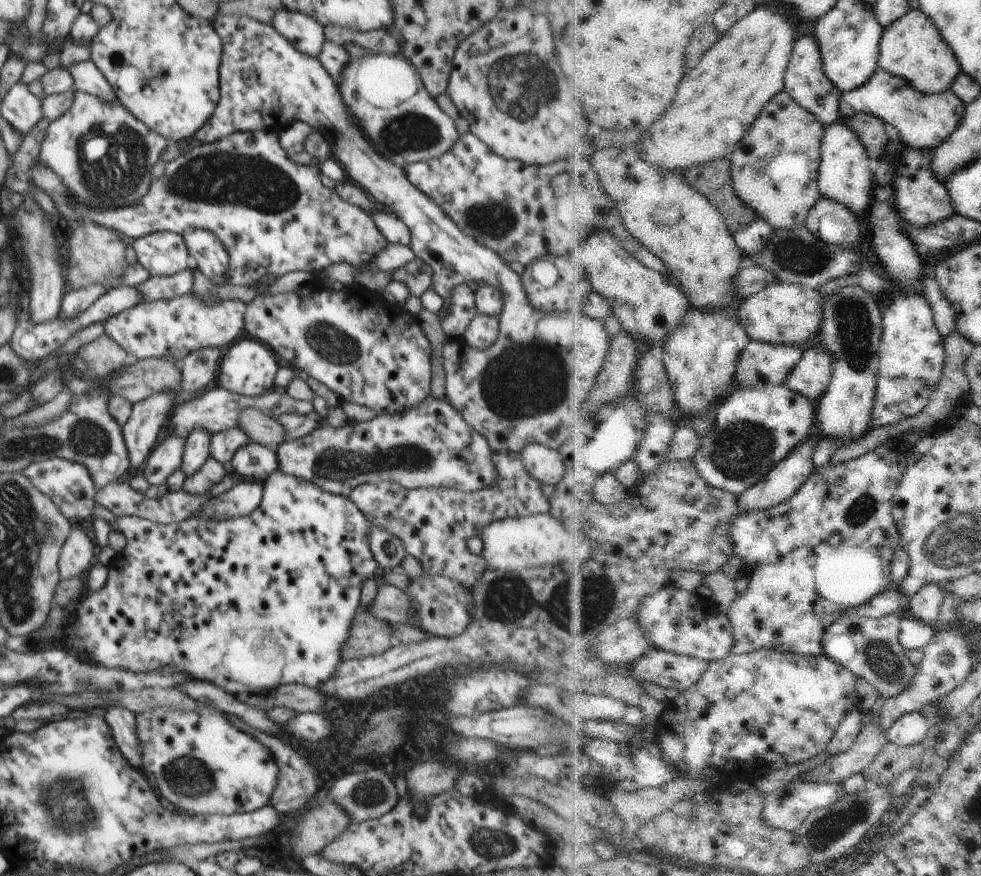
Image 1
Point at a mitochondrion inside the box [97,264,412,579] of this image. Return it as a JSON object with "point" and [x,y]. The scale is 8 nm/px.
{"point":[322,337]}

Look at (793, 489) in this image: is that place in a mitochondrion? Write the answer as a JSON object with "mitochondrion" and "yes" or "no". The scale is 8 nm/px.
{"mitochondrion":"no"}

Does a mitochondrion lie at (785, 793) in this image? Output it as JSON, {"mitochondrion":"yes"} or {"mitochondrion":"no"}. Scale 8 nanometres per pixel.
{"mitochondrion":"no"}

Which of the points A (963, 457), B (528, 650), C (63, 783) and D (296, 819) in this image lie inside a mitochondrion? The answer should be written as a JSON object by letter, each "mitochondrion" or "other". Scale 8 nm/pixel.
{"A":"other","B":"other","C":"mitochondrion","D":"other"}

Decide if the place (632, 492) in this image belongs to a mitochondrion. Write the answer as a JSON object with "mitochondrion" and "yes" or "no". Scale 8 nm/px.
{"mitochondrion":"no"}

